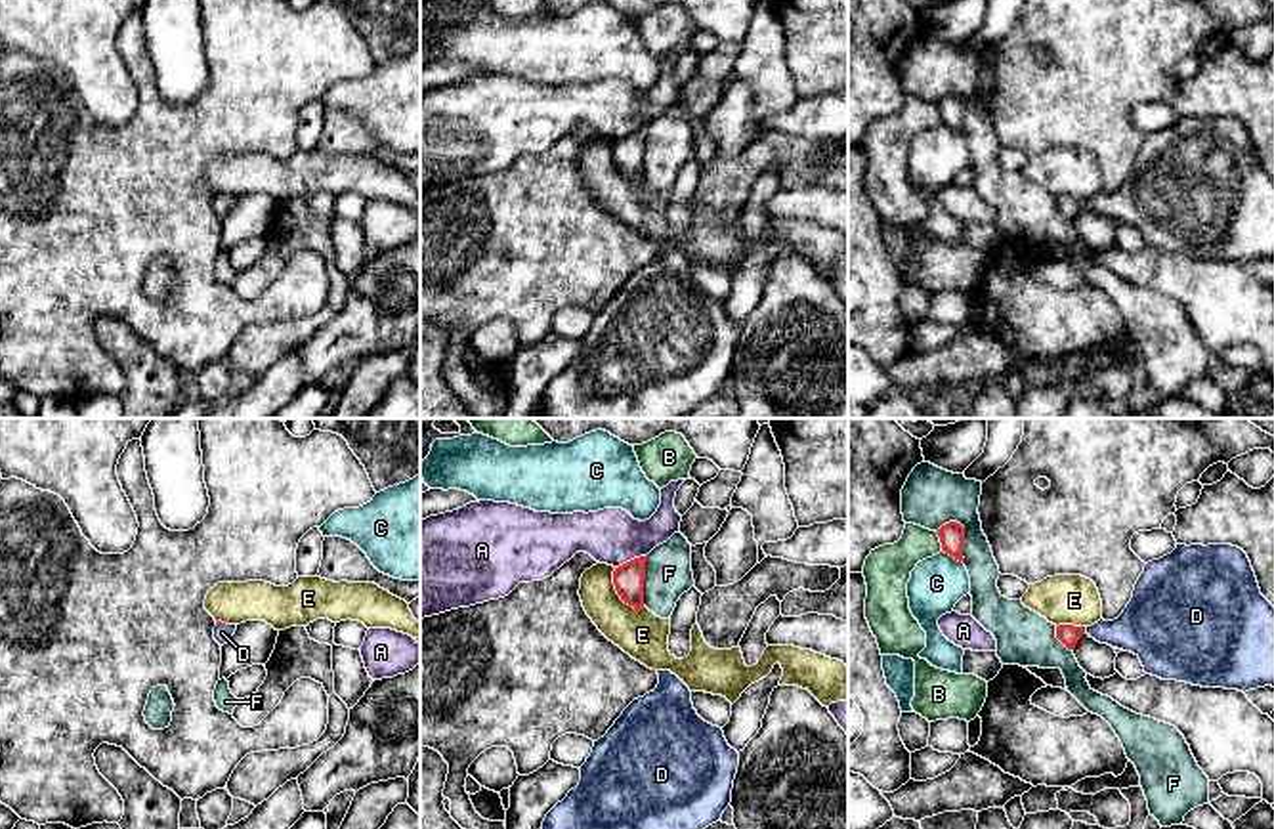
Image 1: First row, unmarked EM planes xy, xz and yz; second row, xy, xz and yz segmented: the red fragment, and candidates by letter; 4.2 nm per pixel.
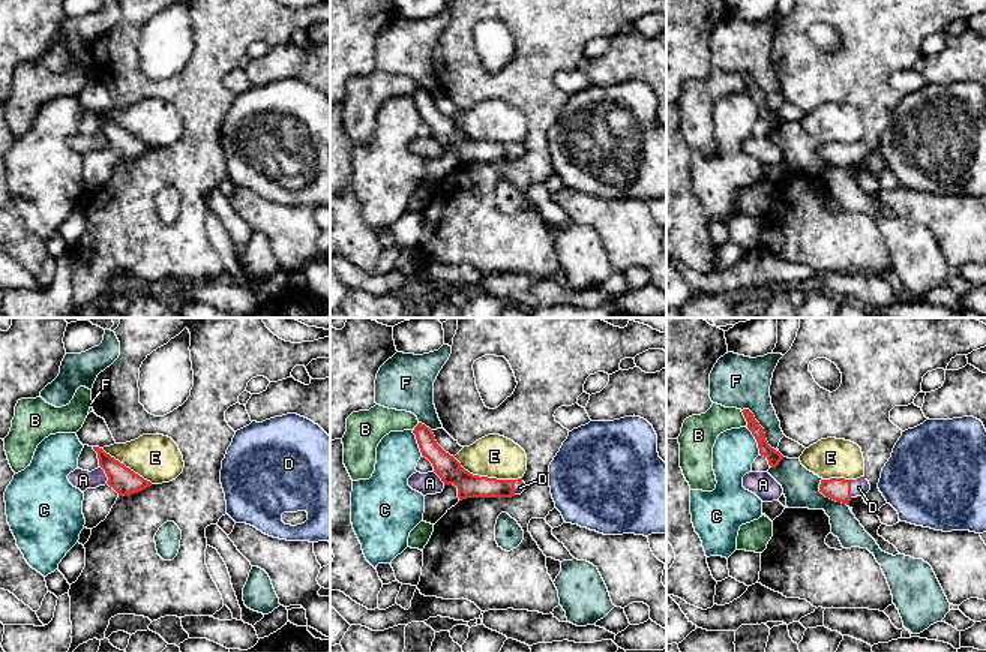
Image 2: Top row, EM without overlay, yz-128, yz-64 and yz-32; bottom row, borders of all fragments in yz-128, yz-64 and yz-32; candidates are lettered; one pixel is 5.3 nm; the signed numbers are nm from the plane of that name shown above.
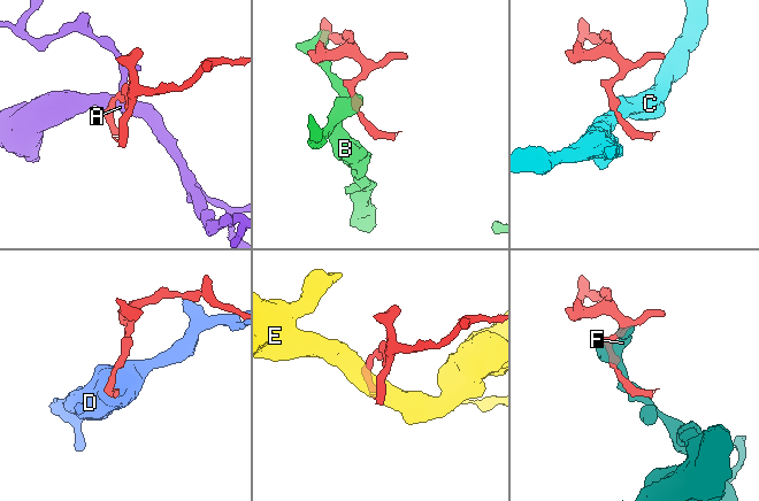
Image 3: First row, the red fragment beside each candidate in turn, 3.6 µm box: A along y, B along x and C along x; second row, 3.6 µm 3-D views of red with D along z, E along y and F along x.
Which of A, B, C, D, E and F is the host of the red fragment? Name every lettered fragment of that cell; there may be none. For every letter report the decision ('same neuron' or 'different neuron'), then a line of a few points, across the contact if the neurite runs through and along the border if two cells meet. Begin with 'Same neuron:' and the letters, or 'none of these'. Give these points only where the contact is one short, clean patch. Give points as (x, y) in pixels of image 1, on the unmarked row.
Same neuron: D
A: different neuron; line xz (644, 127), (615, 140)
B: different neuron
C: different neuron; line yz (944, 123), (963, 136)
D: same neuron; line xy (218, 193), (220, 195), (222, 205)
E: different neuron
F: different neuron

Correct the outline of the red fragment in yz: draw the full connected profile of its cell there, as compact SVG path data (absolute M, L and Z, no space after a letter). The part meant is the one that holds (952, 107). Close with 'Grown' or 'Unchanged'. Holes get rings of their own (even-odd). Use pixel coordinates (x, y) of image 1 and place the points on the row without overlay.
M949 94L942 97L936 105L940 109L942 122L965 136L965 130L963 130L965 99L957 94Z. Unchanged

